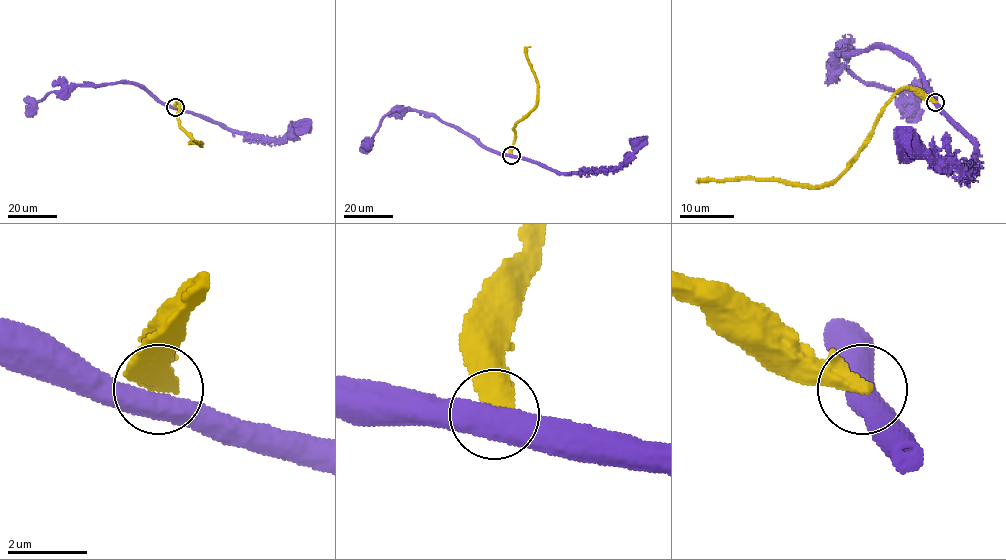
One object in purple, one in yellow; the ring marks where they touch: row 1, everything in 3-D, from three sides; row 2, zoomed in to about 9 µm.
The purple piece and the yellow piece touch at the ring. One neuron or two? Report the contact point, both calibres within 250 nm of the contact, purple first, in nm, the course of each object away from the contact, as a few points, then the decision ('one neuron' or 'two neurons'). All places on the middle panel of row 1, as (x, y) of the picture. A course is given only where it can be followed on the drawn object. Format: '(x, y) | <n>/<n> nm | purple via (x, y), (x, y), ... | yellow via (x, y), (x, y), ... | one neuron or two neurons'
(511, 155) | 550/500 nm | purple via (511, 155), (560, 172), (596, 171), (615, 169), (634, 152), (637, 144) | yellow via (511, 155), (514, 125), (536, 104), (537, 80), (527, 55), (527, 47), (530, 46) | two neurons

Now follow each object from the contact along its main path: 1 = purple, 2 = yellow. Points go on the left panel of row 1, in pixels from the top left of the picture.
1: (175, 107), (205, 116), (240, 132), (267, 138), (292, 136), (301, 125)
2: (175, 107), (177, 101), (178, 124), (201, 145), (191, 142), (194, 144)

